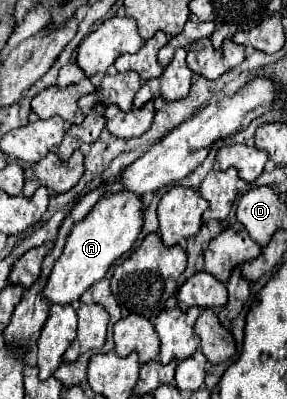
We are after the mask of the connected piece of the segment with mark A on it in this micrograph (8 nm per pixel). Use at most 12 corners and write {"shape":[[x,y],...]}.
{"shape":[[141,196],[101,198],[71,228],[45,286],[69,304],[129,252]]}

